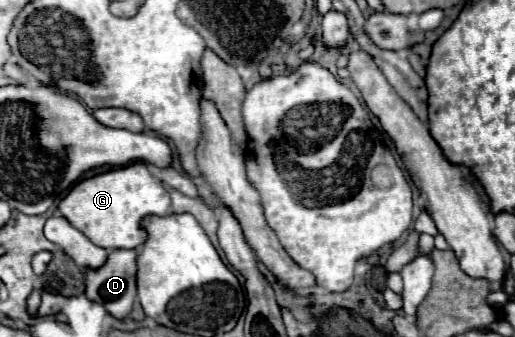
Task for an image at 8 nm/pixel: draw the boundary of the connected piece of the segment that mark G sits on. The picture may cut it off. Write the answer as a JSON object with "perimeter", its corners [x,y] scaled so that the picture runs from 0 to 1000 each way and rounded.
{"perimeter":[[[260,481],[151,540],[113,617],[120,641],[144,677],[163,688],[186,730],[206,742],[272,736],[287,706],[287,688],[276,677],[276,647],[291,635],[322,641],[330,629],[330,576],[318,546],[287,510],[280,481]]]}

